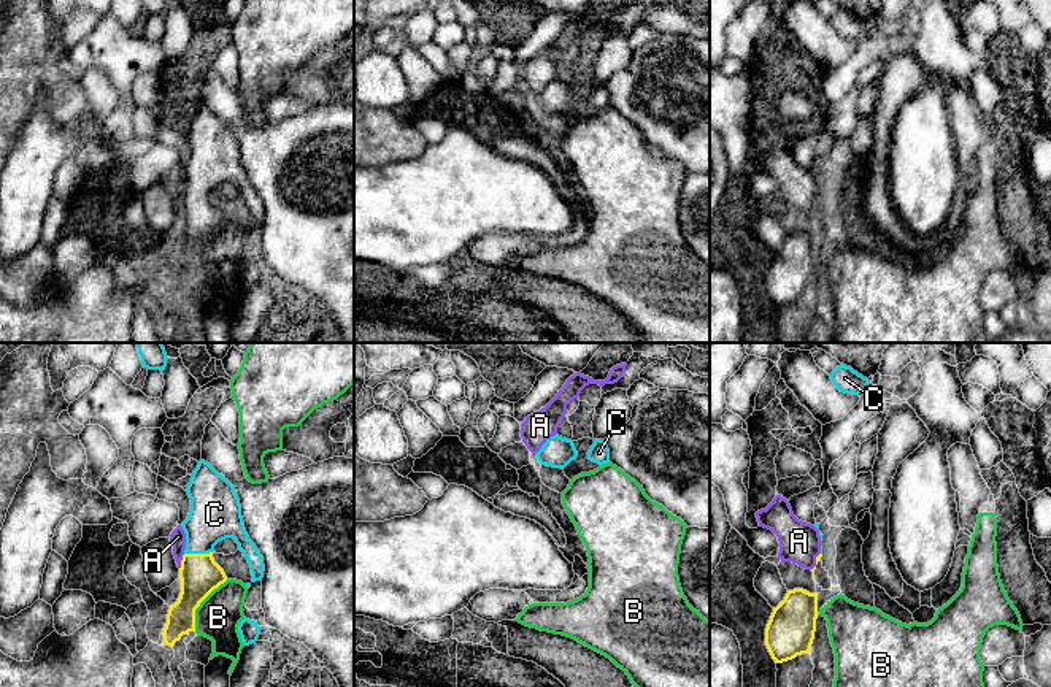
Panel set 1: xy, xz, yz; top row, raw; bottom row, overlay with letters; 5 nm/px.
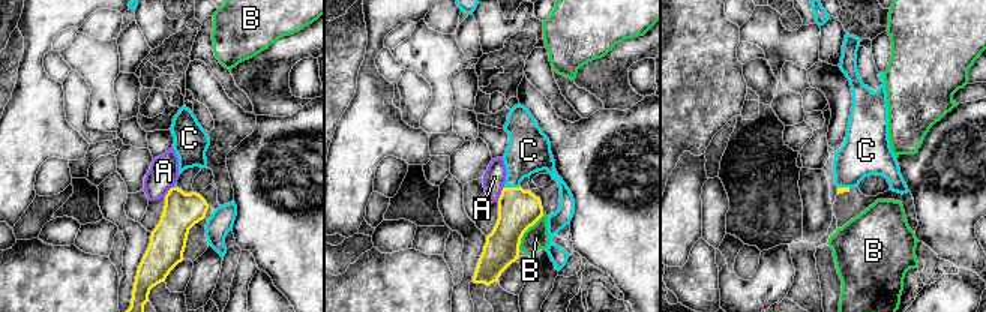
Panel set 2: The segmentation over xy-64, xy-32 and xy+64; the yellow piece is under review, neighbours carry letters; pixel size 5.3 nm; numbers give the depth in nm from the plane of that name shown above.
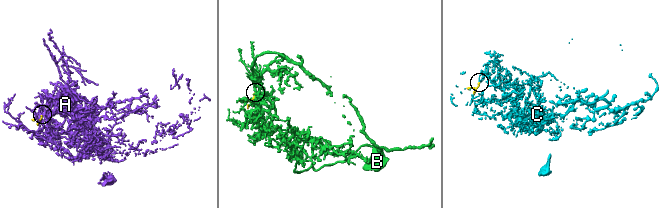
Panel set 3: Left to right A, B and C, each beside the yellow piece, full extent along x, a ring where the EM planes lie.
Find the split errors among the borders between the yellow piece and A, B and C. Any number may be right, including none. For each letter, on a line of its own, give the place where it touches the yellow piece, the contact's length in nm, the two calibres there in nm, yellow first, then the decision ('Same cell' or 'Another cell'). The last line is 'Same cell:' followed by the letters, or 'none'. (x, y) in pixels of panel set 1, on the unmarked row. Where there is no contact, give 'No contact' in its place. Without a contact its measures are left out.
A: Touches yellow at xy (181, 207). Shared border 80 nm. Thickness 200 nm (yellow) against 80 nm. Another cell
B: Touches yellow at xy (200, 246). Shared border 320 nm. Thickness 200 nm (yellow) against 220 nm. Another cell
C: Touches yellow at xy (197, 199). Shared border 140 nm. Thickness 200 nm (yellow) against 260 nm. Same cell
Same cell: C

